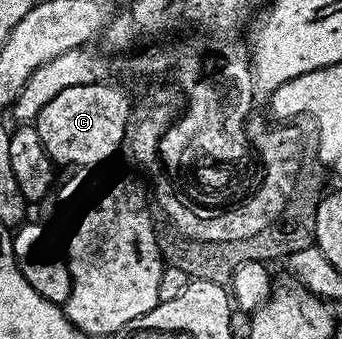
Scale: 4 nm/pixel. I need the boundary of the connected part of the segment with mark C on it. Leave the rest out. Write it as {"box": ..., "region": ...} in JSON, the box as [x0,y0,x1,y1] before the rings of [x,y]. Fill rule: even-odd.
{"box":[35,83,131,166],"region":[[[113,83],[67,87],[67,91],[59,91],[59,95],[43,107],[35,124],[54,166],[101,165],[111,160],[121,145],[123,149],[126,144],[131,109],[129,113],[129,101],[124,91],[116,89]]]}

